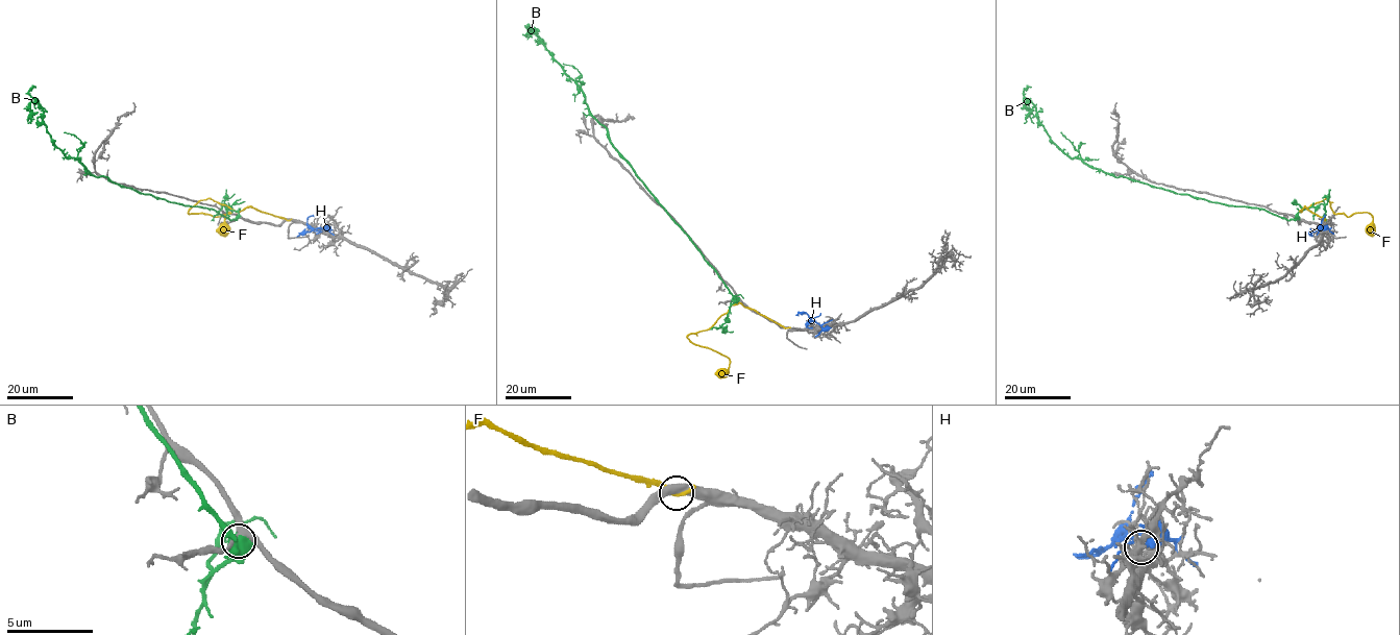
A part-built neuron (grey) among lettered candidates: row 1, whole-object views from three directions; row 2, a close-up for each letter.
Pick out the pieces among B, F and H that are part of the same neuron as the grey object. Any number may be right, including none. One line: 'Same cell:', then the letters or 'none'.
Same cell: none

